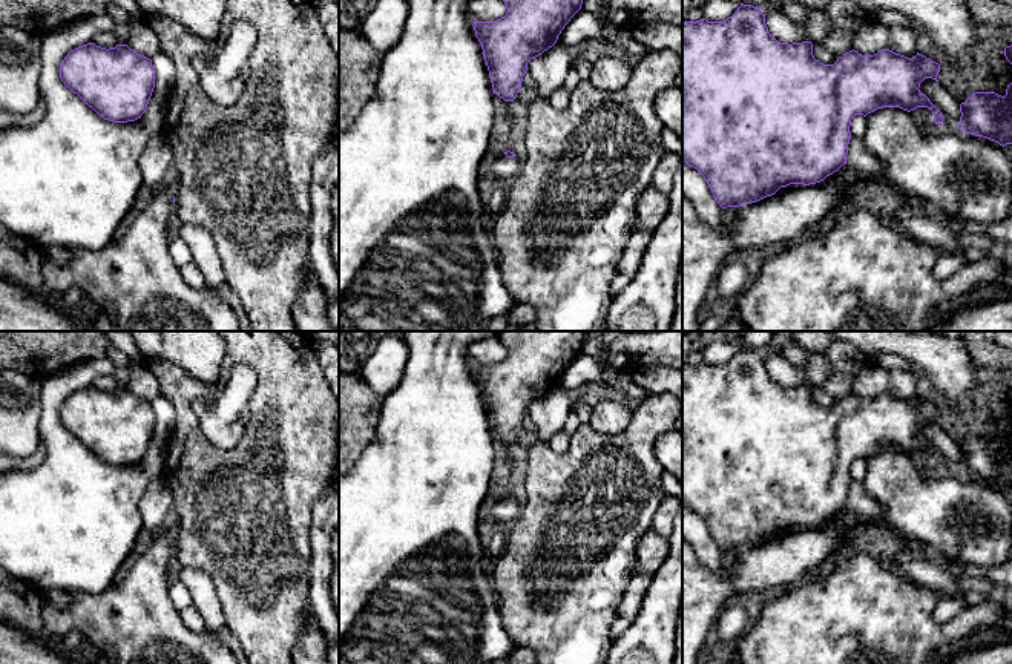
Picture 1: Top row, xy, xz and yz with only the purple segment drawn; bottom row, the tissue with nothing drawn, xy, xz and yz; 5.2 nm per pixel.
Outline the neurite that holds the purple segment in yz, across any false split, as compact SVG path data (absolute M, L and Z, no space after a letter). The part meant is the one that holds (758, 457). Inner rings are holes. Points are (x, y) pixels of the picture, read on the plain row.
M744 348L724 365L707 365L705 362L699 365L684 365L682 367L682 506L696 512L707 524L715 543L722 552L739 551L742 547L751 547L761 544L767 540L774 538L780 531L790 528L816 528L823 524L826 520L837 515L843 508L846 508L848 488L851 483L851 463L856 459L866 460L868 457L882 451L900 451L903 454L914 454L917 451L928 451L932 454L935 468L945 468L945 459L929 445L929 442L920 436L920 426L925 422L932 422L935 425L940 416L940 408L918 397L912 402L895 397L889 393L882 393L874 399L862 399L857 394L849 394L837 402L834 408L823 408L813 399L813 386L780 386L771 380L765 368L765 359L761 351L751 348Z

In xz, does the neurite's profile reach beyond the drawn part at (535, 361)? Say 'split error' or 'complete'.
complete

